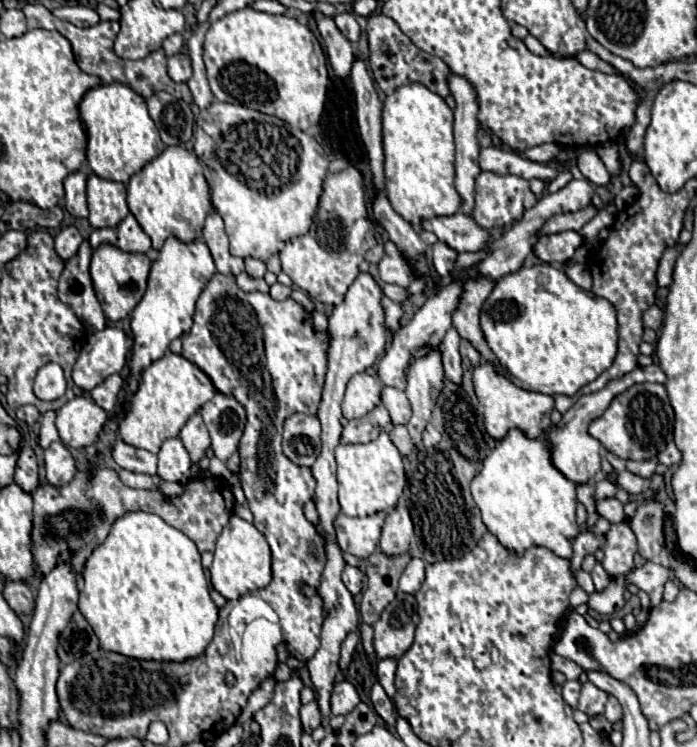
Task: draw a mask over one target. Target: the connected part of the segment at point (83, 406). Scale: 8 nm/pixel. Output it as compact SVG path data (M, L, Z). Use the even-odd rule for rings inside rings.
M76 396L56 412L60 440L70 448L86 448L98 440L108 414L90 396Z

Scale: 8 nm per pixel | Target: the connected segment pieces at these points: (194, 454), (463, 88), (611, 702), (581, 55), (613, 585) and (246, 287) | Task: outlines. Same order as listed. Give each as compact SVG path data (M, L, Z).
M194 414L186 426L180 432L180 440L184 444L184 448L188 450L190 458L192 458L192 468L190 472L196 474L198 472L198 462L202 460L202 456L206 454L206 450L210 448L210 434L206 430L204 420L200 418L200 414Z
M450 72L448 76L448 88L450 94L456 100L456 108L454 108L454 140L456 140L456 190L462 196L462 210L472 214L472 202L474 202L474 180L476 174L480 174L480 166L478 166L478 154L480 154L480 146L476 140L476 132L478 132L478 102L476 102L476 88L472 86L472 82L468 82L464 76Z
M610 696L610 698L608 698L604 716L606 716L612 724L616 724L618 720L622 720L622 706L620 706L620 702L618 702L614 696Z
M582 50L578 54L574 54L574 58L584 64L586 68L592 68L592 70L600 70L604 74L612 74L616 70L612 70L612 66L608 66L608 62L600 62L600 58L596 58L596 54L592 54L590 50Z
M625 575L612 578L608 588L604 588L602 592L592 592L590 600L588 600L588 608L596 610L600 614L618 612L624 606L624 596L622 596L622 592L626 588L624 578Z
M242 272L242 274L238 274L236 276L236 284L238 284L238 288L240 290L244 290L244 292L254 292L254 290L258 290L258 292L264 292L264 288L268 288L268 284L262 280L262 278L250 278L246 272Z

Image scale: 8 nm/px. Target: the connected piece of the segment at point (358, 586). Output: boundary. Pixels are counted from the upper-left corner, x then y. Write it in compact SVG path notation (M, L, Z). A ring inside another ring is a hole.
M346 564L346 566L344 566L342 582L346 584L346 588L350 590L350 594L352 594L352 596L356 596L356 594L362 590L362 578L364 578L364 574L362 574L362 570L360 570L360 568L350 566L350 564Z

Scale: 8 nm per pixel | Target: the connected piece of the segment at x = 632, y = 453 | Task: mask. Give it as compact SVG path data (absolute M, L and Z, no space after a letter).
M634 384L622 394L618 394L606 412L590 422L590 436L600 440L610 452L620 458L646 460L652 458L648 448L654 448L654 458L668 442L672 442L672 422L674 410L668 402L666 388L662 384Z

